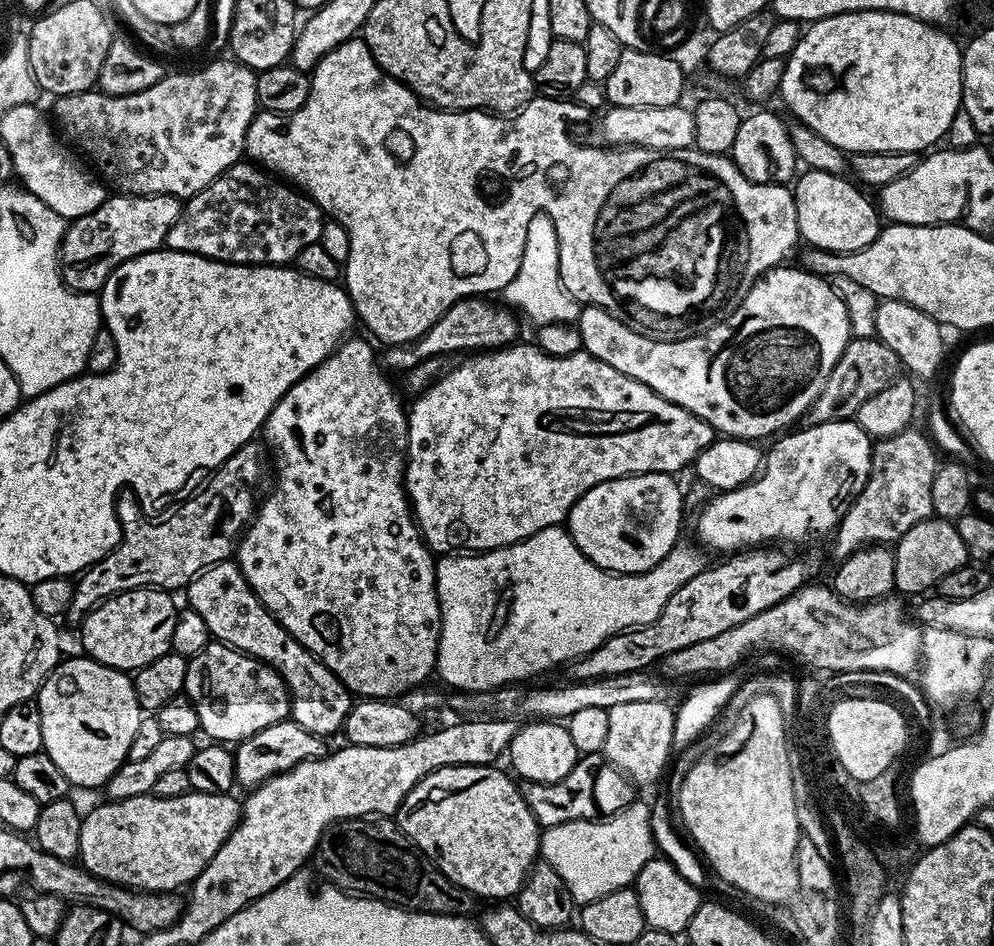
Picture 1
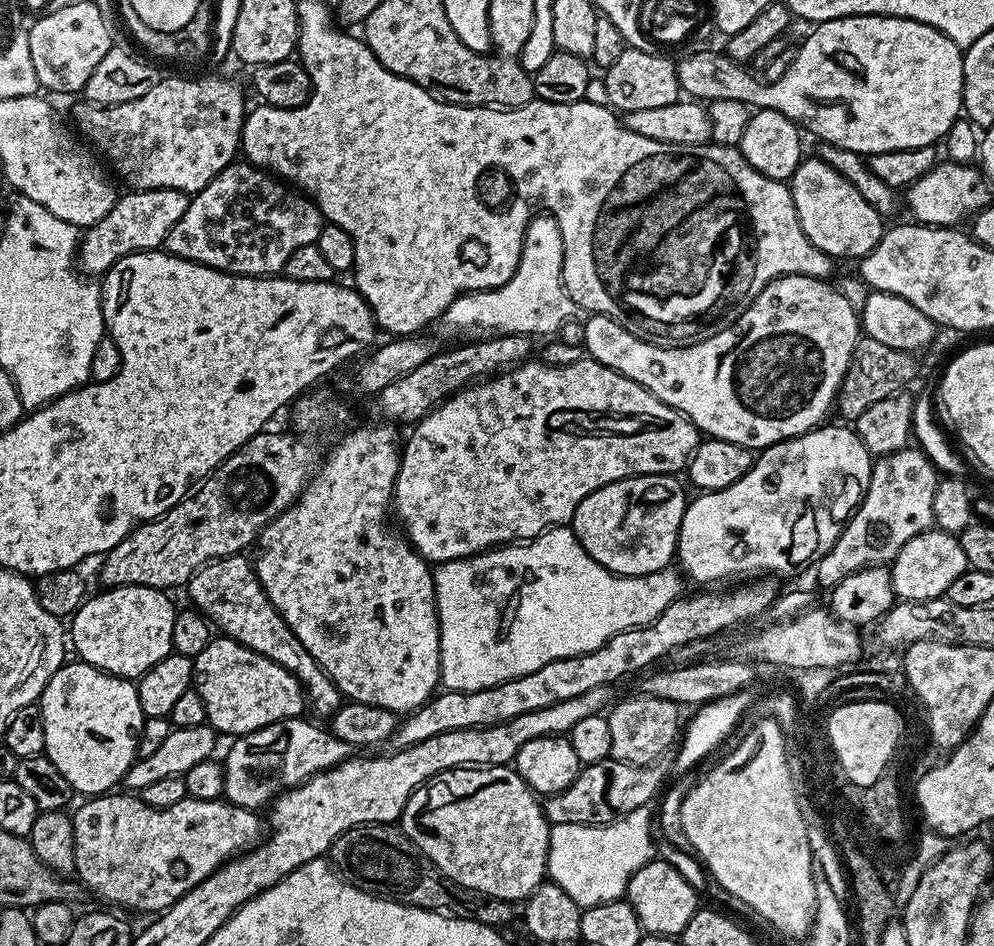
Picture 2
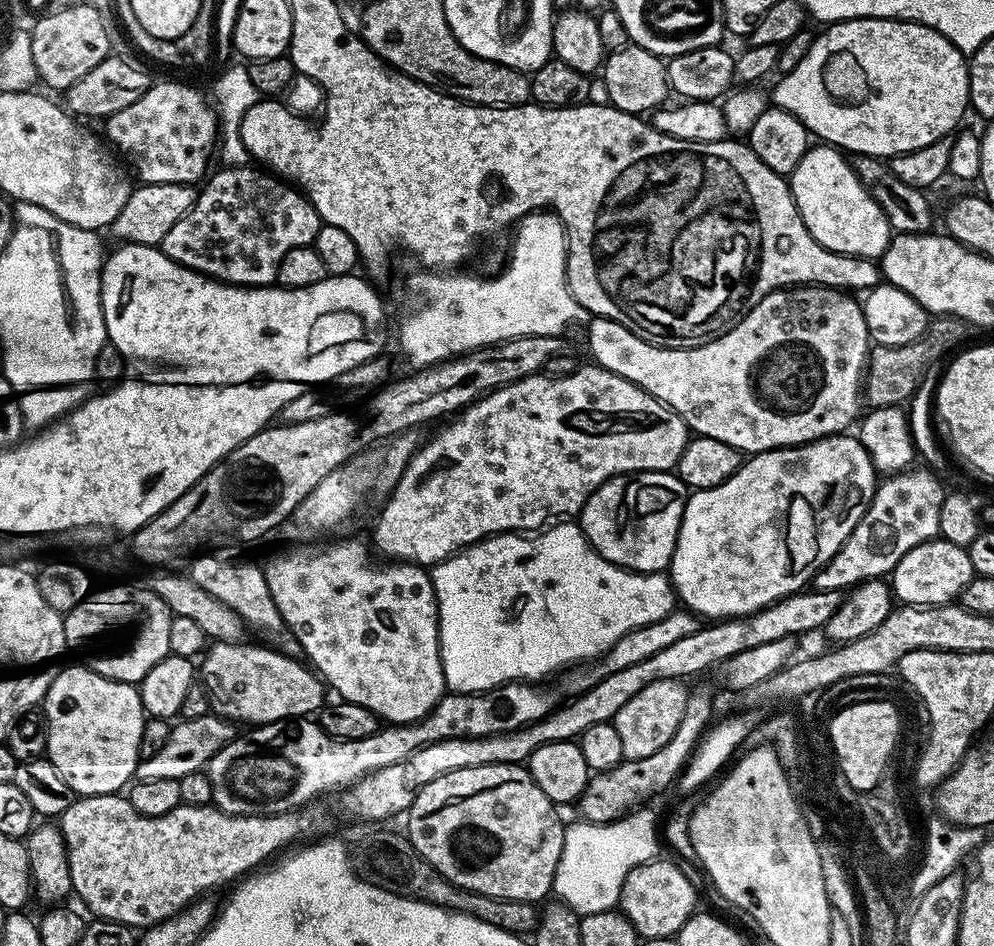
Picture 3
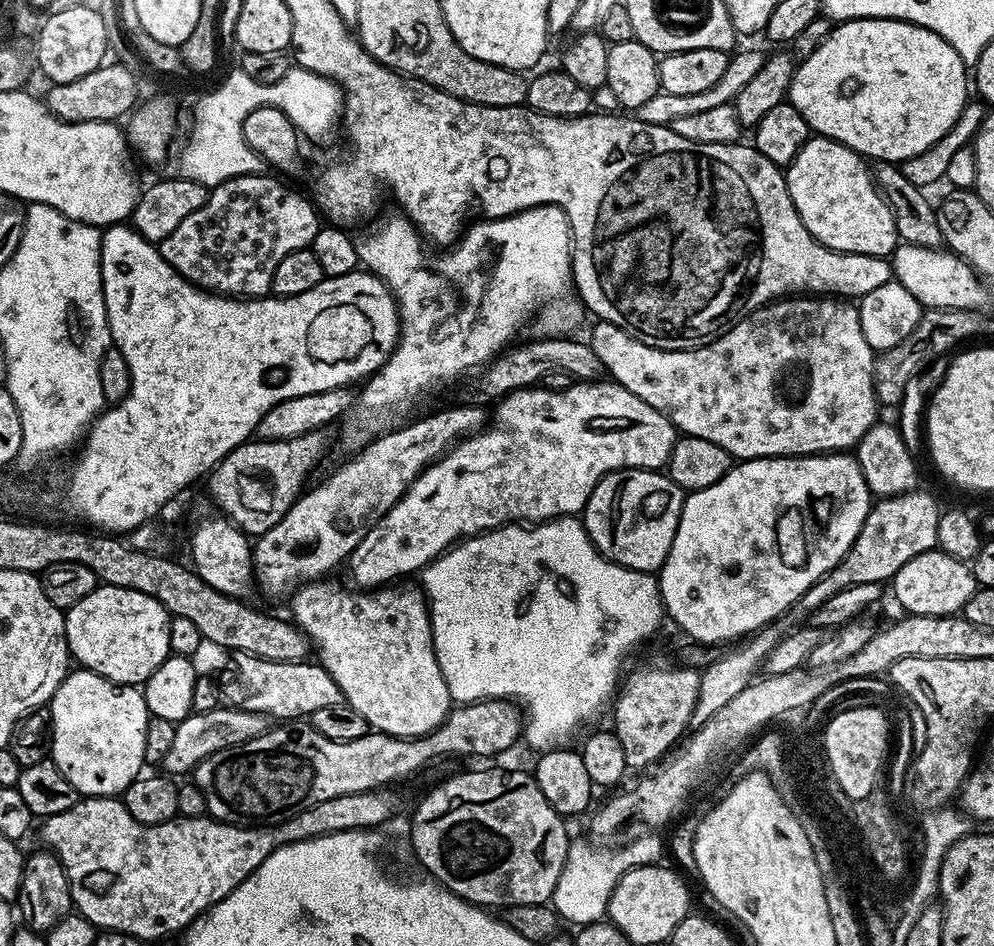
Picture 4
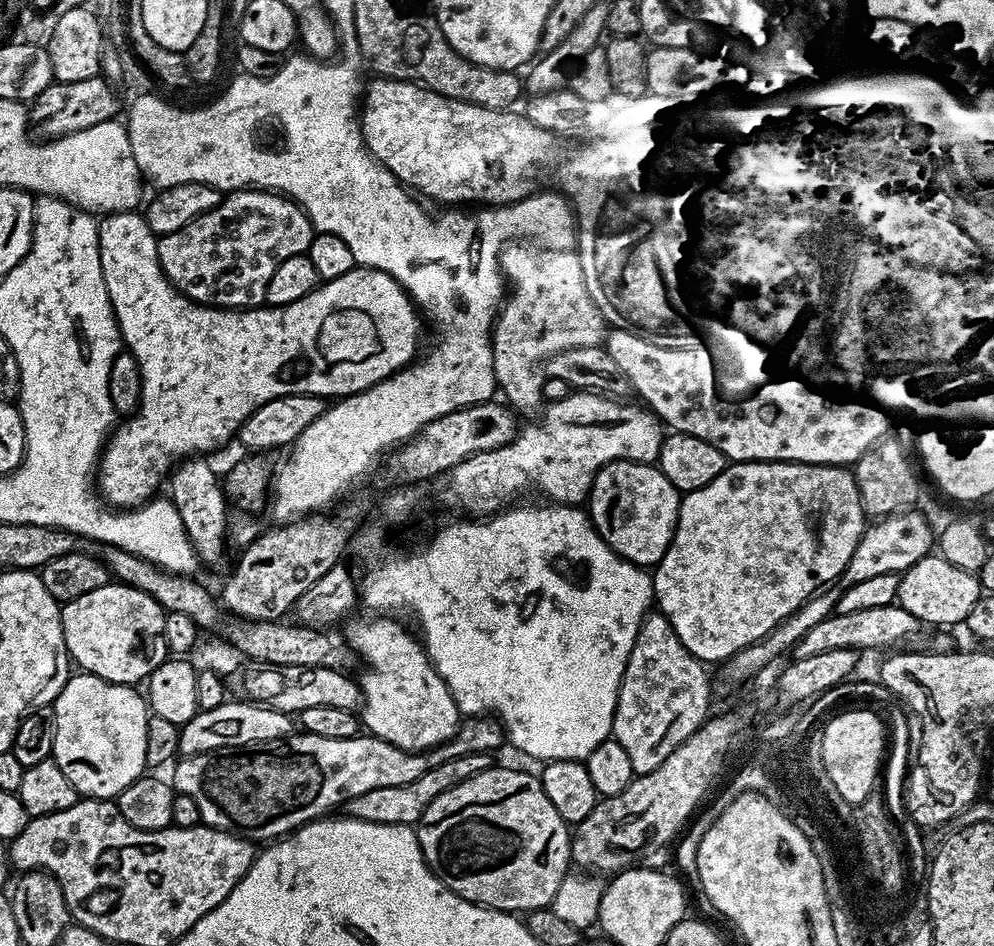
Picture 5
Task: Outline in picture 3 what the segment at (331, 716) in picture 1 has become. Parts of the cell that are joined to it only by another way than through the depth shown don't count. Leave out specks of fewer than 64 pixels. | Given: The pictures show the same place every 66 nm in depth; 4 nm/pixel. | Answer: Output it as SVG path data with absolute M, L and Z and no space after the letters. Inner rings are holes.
M197 555L191 561L190 577L206 590L206 593L224 603L230 610L238 614L249 629L264 632L274 641L285 656L299 657L302 654L299 642L293 638L284 624L282 614L270 594L270 586L266 586L263 567L252 560L239 560L236 556L203 556Z

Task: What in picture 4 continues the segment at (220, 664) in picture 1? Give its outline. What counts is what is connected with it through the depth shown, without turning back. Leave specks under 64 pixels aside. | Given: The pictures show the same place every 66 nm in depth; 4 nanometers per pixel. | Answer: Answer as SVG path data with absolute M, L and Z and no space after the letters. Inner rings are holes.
M243 654L235 657L236 665L224 672L224 677L219 677L218 687L223 703L229 708L241 708L247 712L258 712L269 718L275 718L280 722L296 722L301 718L311 717L314 710L321 706L334 706L341 703L342 697L338 690L338 682L330 678L327 670L319 662L270 662L257 656Z

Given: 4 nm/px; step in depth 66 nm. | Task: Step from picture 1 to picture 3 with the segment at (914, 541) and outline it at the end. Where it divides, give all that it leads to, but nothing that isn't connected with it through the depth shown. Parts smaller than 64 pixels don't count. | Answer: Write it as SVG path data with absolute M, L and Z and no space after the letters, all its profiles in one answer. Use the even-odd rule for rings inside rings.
M935 538L914 546L890 573L890 587L900 604L950 604L970 583L974 573L967 548L943 538Z

